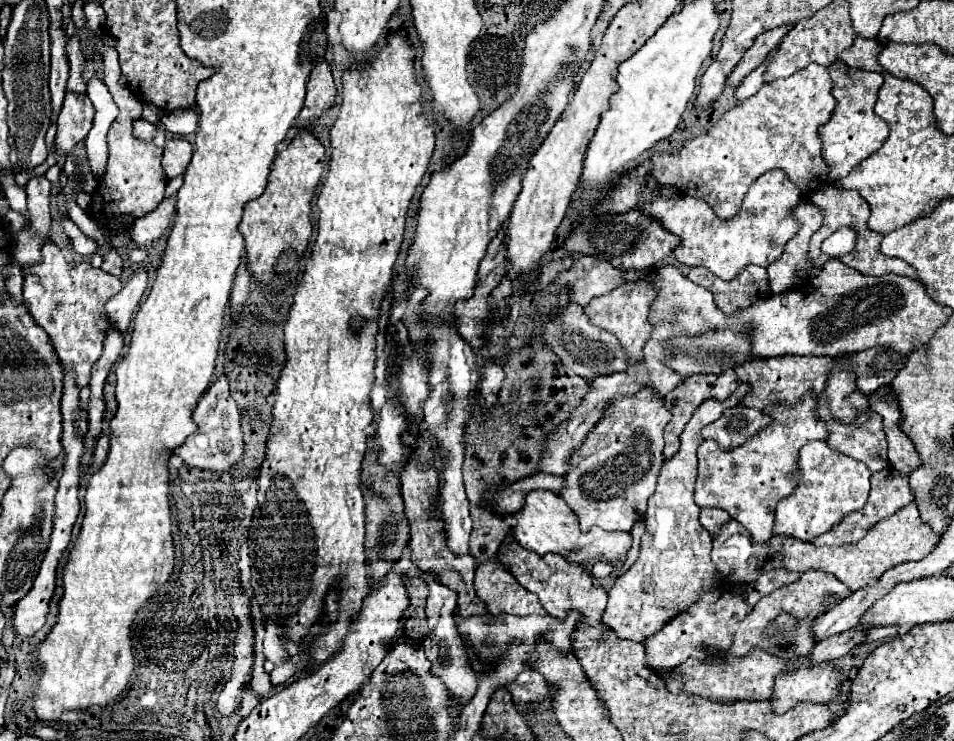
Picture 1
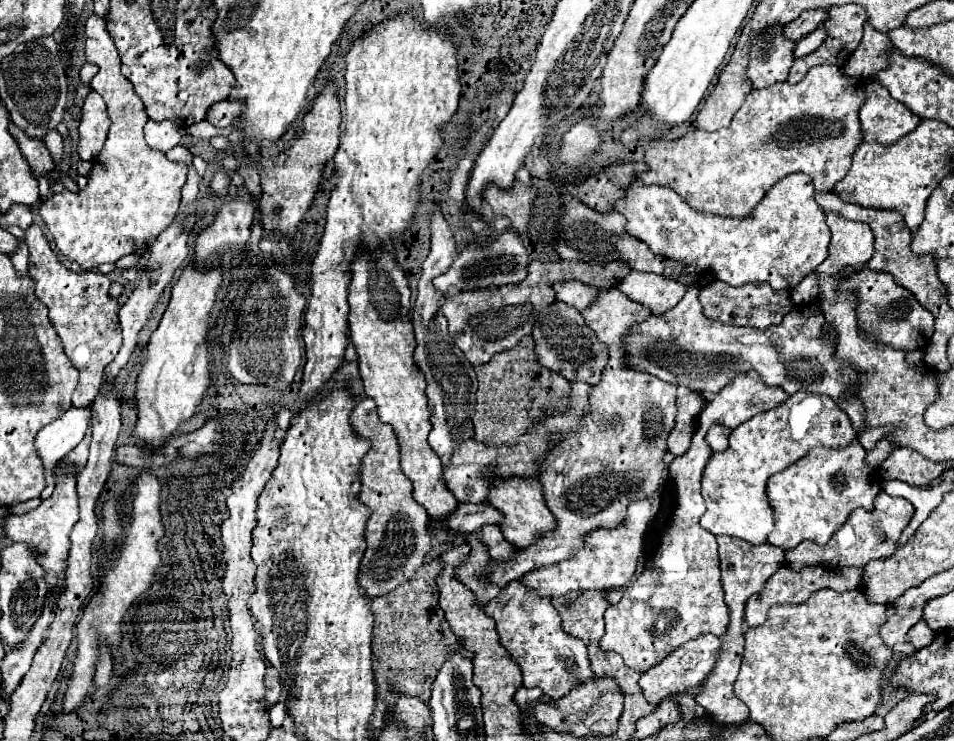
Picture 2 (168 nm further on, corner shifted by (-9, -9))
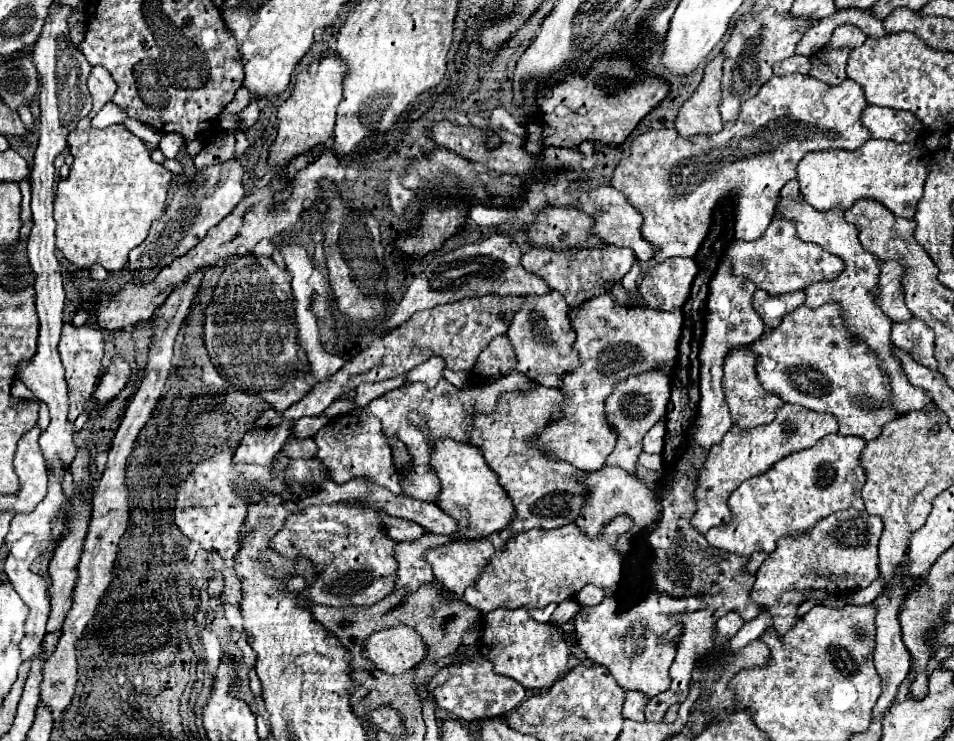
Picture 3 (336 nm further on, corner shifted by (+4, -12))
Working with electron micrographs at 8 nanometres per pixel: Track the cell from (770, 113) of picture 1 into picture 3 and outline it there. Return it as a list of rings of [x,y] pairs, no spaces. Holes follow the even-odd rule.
[[[804,74],[772,76],[752,100],[746,100],[742,104],[738,120],[726,122],[718,134],[682,138],[674,128],[640,134],[630,146],[630,156],[622,160],[614,170],[610,186],[620,190],[642,214],[644,222],[640,226],[640,232],[644,240],[658,248],[658,254],[654,256],[654,262],[658,264],[676,256],[692,258],[710,230],[714,208],[724,198],[736,200],[736,238],[746,242],[758,240],[774,216],[780,188],[796,176],[796,166],[808,152],[828,148],[856,150],[866,140],[870,140],[870,132],[860,122],[866,106],[868,100],[862,86],[850,78],[840,86],[828,86]]]

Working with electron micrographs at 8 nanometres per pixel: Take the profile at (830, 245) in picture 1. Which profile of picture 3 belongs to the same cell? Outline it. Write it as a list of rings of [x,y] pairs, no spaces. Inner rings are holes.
[[[782,198],[776,206],[776,214],[784,220],[796,222],[796,236],[800,240],[822,246],[826,252],[842,258],[846,264],[846,268],[838,280],[816,282],[804,290],[806,292],[806,306],[820,308],[826,302],[838,302],[842,306],[842,316],[846,320],[846,328],[852,332],[852,336],[854,338],[860,336],[870,346],[870,350],[874,350],[878,354],[878,358],[882,360],[882,368],[884,368],[884,372],[888,372],[890,382],[892,382],[894,408],[900,414],[910,412],[910,410],[928,410],[932,406],[932,398],[922,388],[908,384],[908,380],[900,368],[900,360],[892,354],[892,346],[894,346],[890,340],[892,320],[876,304],[880,260],[862,248],[862,244],[858,240],[858,228],[844,220],[842,208],[830,208],[828,212],[818,212],[808,202],[800,202],[800,200],[792,200],[792,198]]]

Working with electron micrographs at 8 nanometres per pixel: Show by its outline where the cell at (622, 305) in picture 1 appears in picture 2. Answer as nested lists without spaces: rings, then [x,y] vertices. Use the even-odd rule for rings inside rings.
[[[609,289],[609,291],[601,293],[597,297],[597,301],[589,309],[583,311],[585,323],[597,333],[599,341],[603,341],[609,347],[609,363],[603,371],[601,383],[589,395],[591,413],[581,421],[581,427],[577,431],[559,439],[557,445],[541,461],[539,481],[543,483],[543,495],[545,495],[547,507],[557,517],[559,527],[553,533],[543,535],[529,549],[519,549],[517,557],[513,561],[503,563],[503,565],[493,561],[491,563],[493,571],[489,577],[491,583],[505,587],[509,581],[523,577],[525,573],[529,573],[535,567],[553,565],[553,563],[559,563],[559,561],[571,557],[573,553],[579,553],[581,549],[585,549],[585,537],[593,529],[601,529],[601,527],[617,529],[617,525],[621,525],[621,521],[625,521],[627,505],[631,501],[651,499],[653,493],[659,489],[659,483],[661,483],[663,473],[667,469],[667,465],[663,461],[663,455],[667,453],[667,437],[673,431],[675,415],[677,415],[677,409],[675,409],[677,385],[669,385],[669,383],[661,381],[659,377],[653,377],[651,373],[633,369],[627,363],[627,353],[625,353],[625,345],[623,345],[623,339],[629,335],[629,329],[635,323],[645,321],[649,315],[651,313],[649,313],[649,309],[645,309],[645,305],[641,305],[637,301],[629,301],[629,297],[625,297],[619,289]]]

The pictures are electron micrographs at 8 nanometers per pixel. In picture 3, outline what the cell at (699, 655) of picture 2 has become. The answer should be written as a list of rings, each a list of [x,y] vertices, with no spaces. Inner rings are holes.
[[[626,692],[626,702],[622,708],[622,716],[634,722],[644,722],[644,706],[648,698],[640,692]]]

